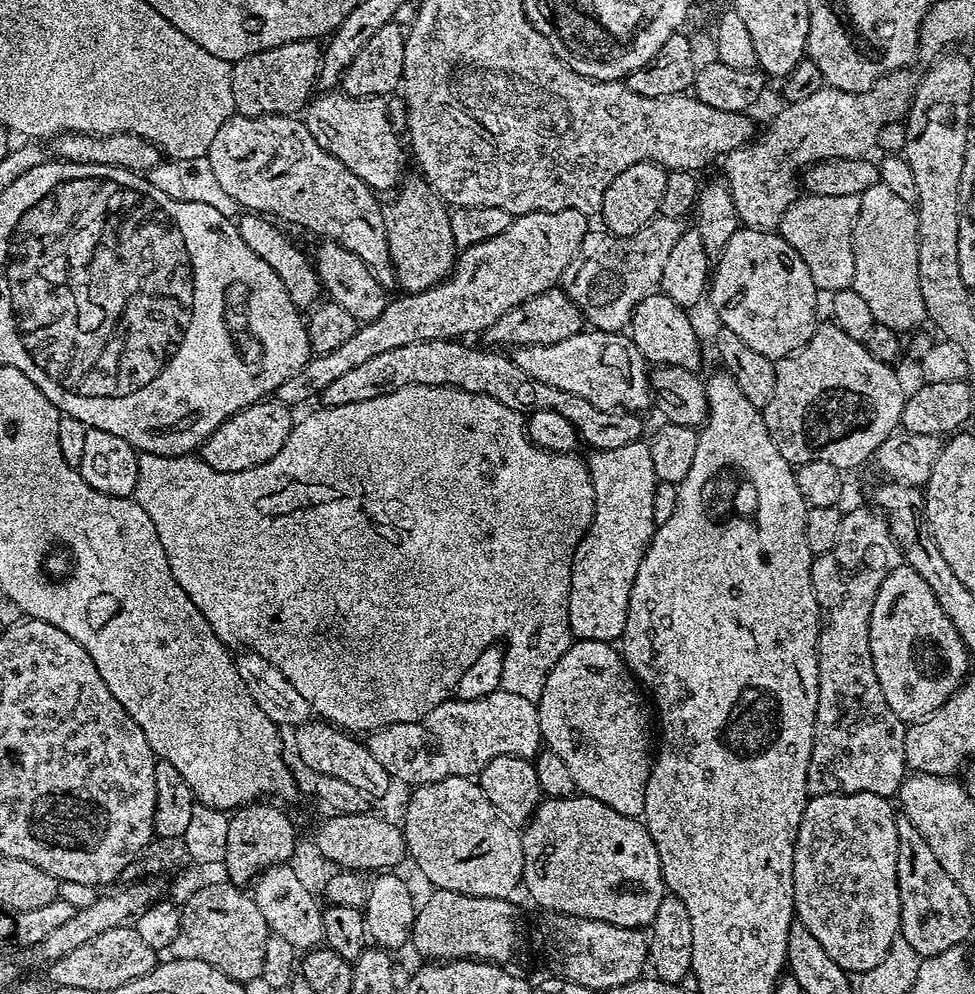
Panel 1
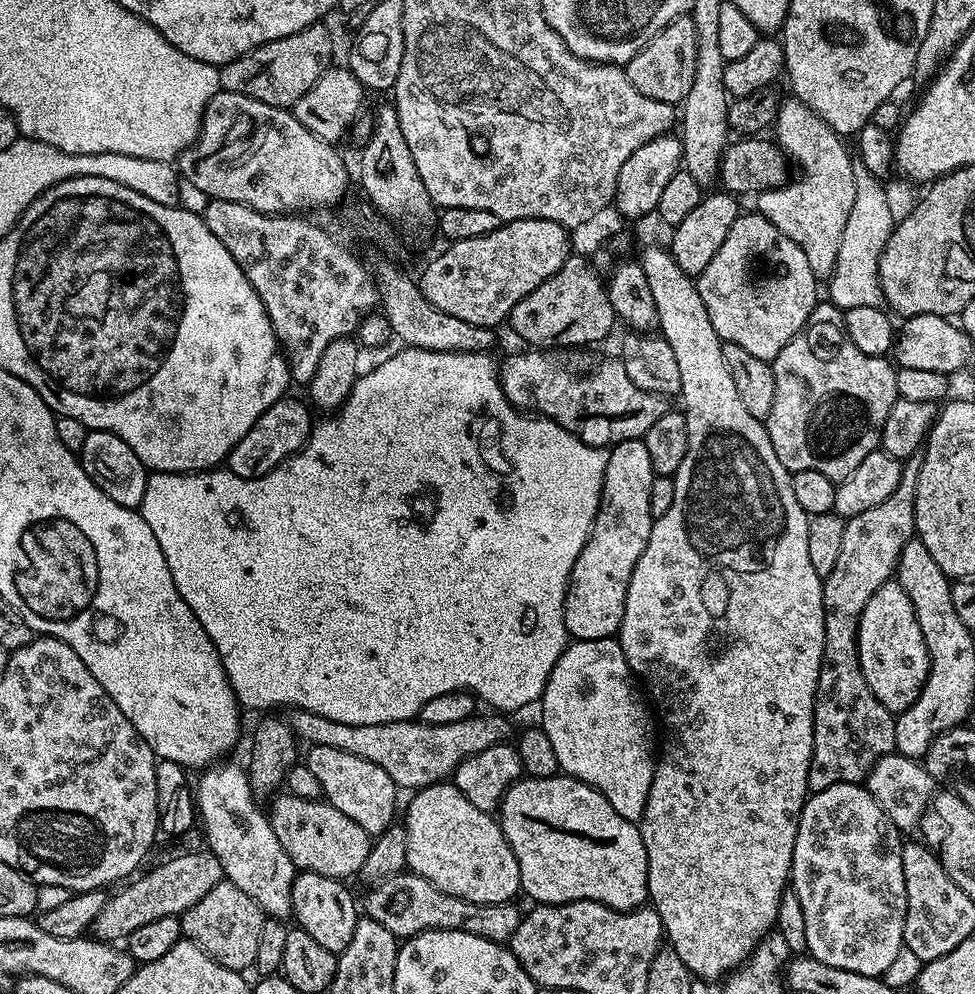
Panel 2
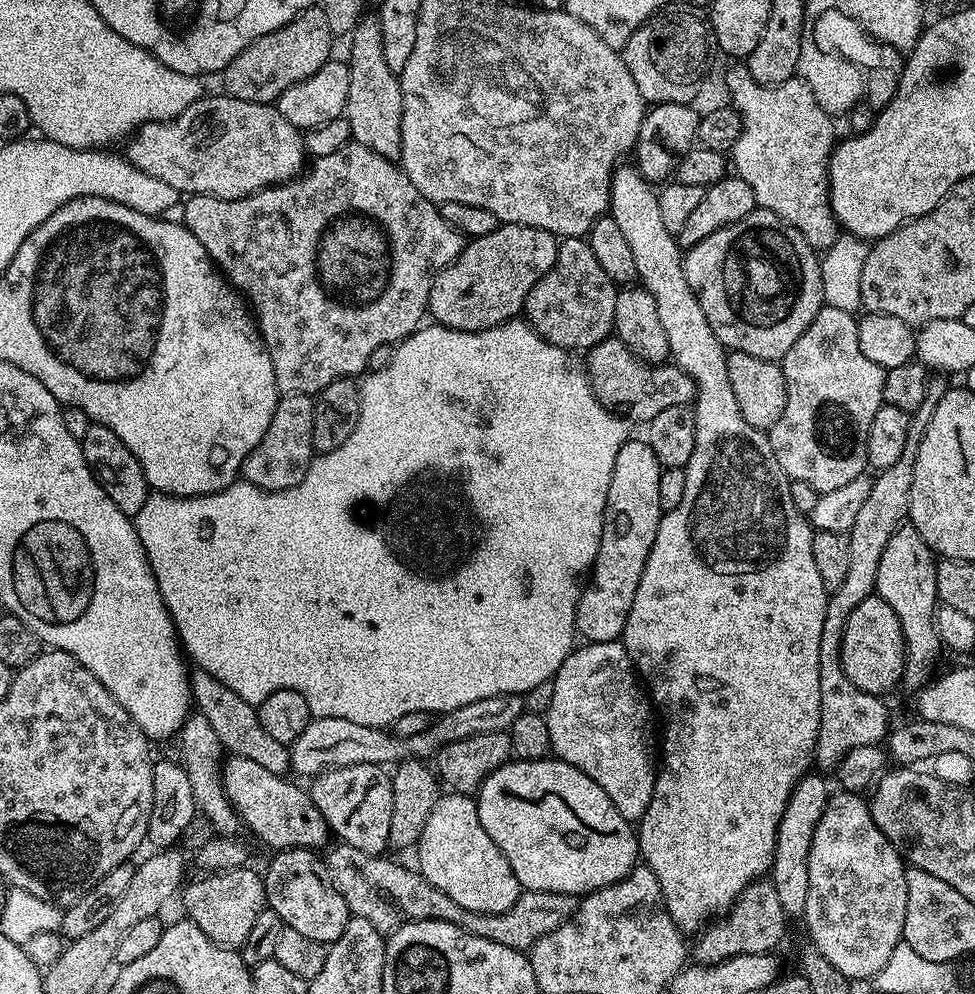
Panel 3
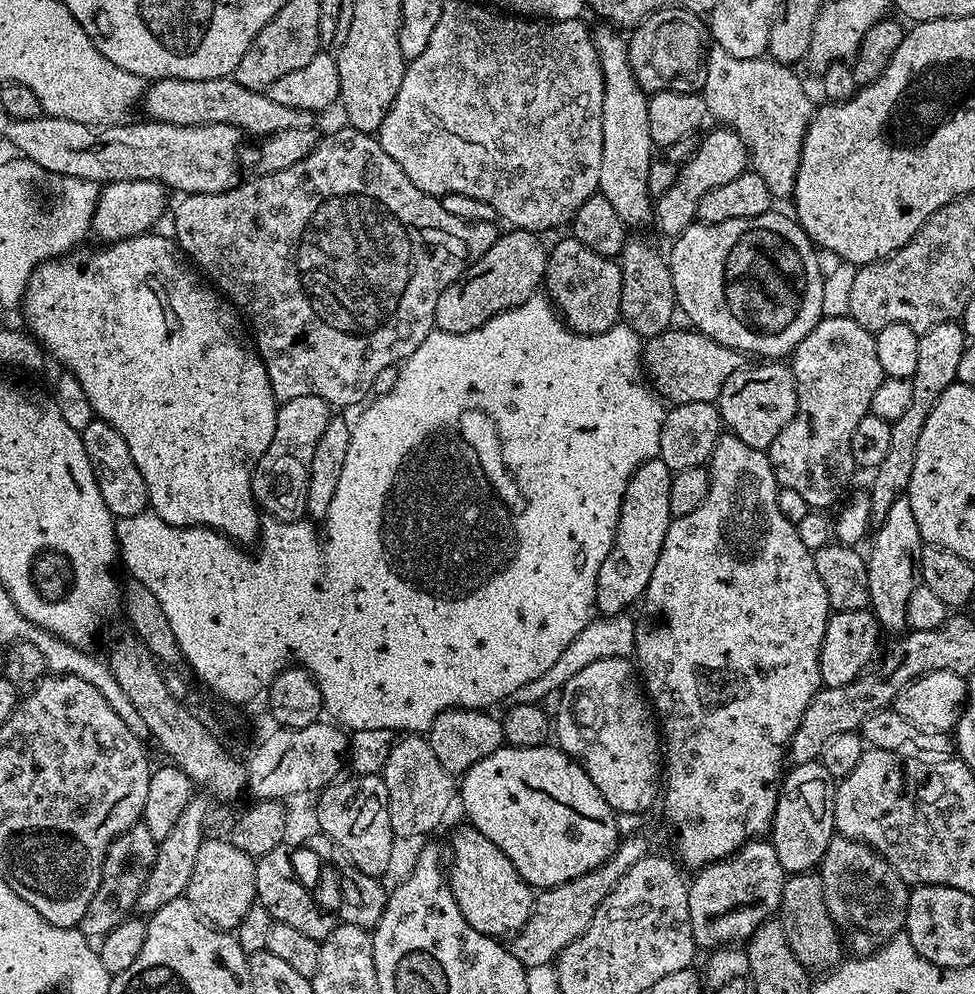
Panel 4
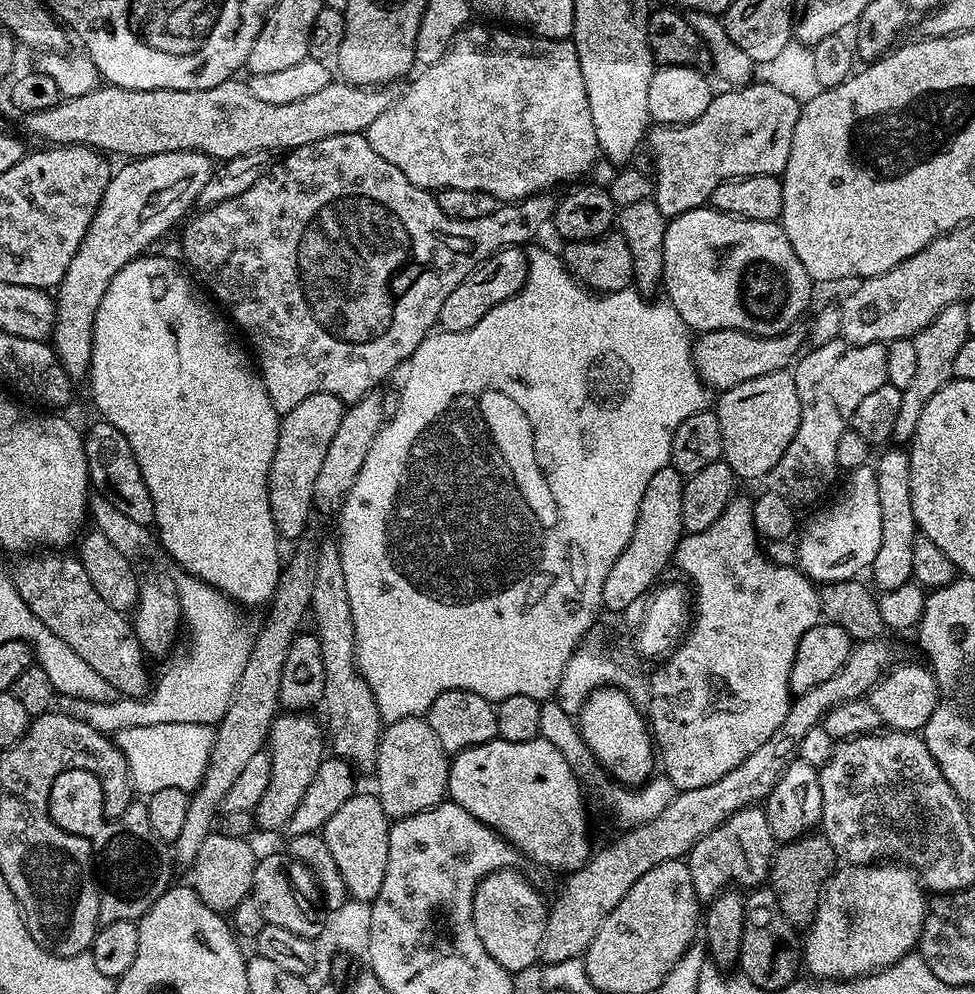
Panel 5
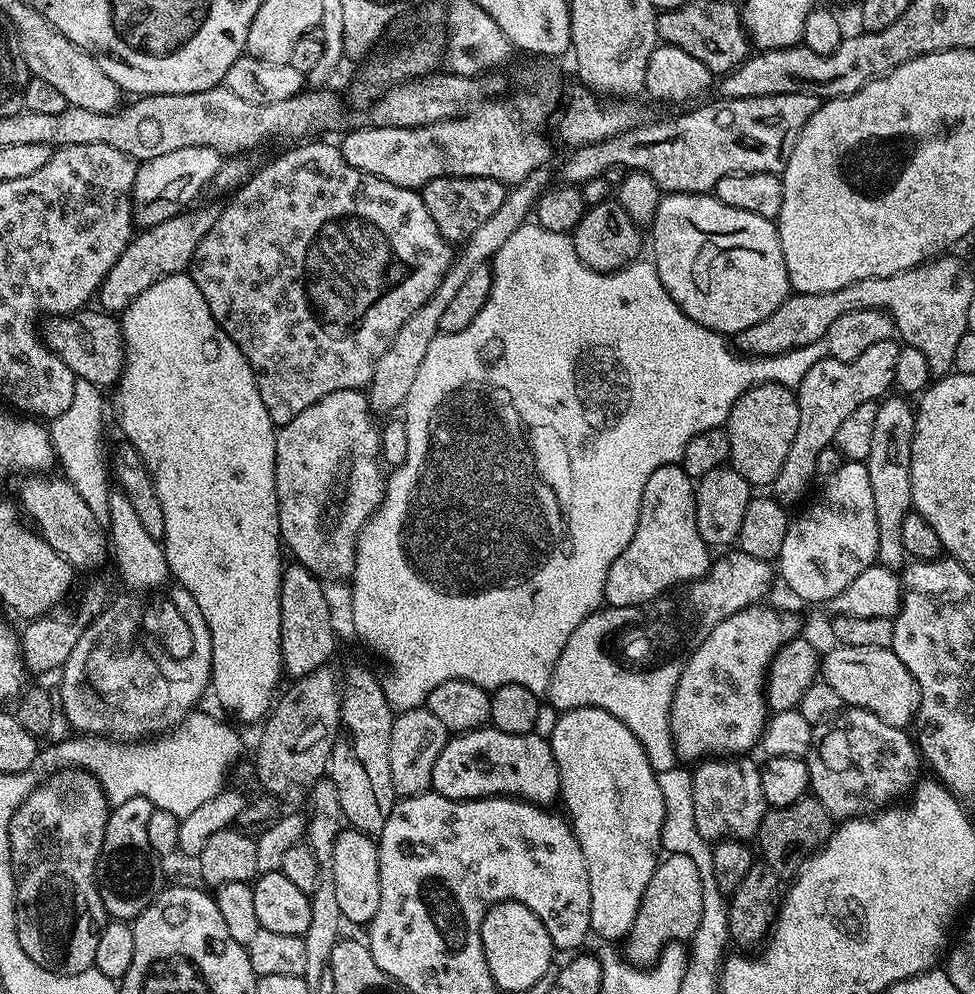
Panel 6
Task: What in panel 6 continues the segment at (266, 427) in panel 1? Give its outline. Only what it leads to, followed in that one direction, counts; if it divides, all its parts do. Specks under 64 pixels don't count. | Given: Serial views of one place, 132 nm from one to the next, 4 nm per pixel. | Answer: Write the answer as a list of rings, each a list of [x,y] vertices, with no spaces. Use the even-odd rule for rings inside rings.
[[[359,388],[354,390],[334,390],[334,394],[326,394],[326,398],[318,398],[314,406],[306,406],[298,418],[290,418],[290,422],[279,425],[276,433],[276,493],[278,494],[278,526],[283,547],[292,551],[295,563],[306,566],[320,579],[347,581],[356,568],[356,540],[364,524],[373,516],[380,503],[384,501],[385,481],[352,480],[348,484],[348,493],[344,496],[344,509],[340,512],[340,521],[333,532],[324,529],[324,511],[328,508],[328,499],[332,496],[332,483],[340,472],[340,467],[347,460],[357,460],[360,464],[368,464],[381,455],[381,425],[376,420],[368,397]]]

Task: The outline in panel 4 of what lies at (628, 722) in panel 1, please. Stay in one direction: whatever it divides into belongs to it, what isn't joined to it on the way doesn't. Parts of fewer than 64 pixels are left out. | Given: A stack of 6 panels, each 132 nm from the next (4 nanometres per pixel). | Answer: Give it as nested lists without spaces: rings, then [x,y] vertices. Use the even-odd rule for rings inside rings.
[[[608,657],[590,663],[566,682],[558,699],[560,705],[556,708],[556,716],[554,712],[554,740],[560,751],[584,767],[586,774],[590,774],[590,782],[598,786],[598,794],[606,798],[613,812],[646,813],[647,808],[662,796],[662,733],[634,671],[633,661],[625,657]]]

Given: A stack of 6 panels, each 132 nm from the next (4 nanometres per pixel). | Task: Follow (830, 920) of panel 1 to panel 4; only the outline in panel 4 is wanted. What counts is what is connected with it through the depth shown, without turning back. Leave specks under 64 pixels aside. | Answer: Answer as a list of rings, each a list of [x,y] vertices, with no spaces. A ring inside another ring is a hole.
[[[839,834],[833,836],[819,862],[818,875],[830,918],[836,924],[843,943],[847,947],[849,944],[853,953],[874,952],[890,938],[904,932],[910,885],[869,844]]]

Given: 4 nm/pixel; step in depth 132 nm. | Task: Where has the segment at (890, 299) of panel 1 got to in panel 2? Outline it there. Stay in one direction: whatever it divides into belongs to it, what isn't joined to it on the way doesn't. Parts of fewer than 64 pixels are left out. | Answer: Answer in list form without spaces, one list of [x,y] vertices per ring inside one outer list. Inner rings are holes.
[[[854,163],[854,206],[850,210],[850,218],[846,218],[846,230],[842,230],[842,246],[838,246],[838,262],[834,262],[834,270],[826,281],[827,299],[843,310],[854,306],[881,307],[884,295],[880,289],[878,278],[878,262],[882,258],[882,250],[890,238],[892,229],[898,220],[892,217],[892,204],[888,201],[888,192],[881,181],[862,163]]]

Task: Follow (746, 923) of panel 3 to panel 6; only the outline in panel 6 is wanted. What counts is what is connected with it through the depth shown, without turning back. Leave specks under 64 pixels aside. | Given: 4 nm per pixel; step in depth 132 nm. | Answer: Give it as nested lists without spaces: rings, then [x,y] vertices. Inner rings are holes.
[[[705,758],[691,769],[694,824],[704,840],[748,842],[759,837],[762,818],[770,806],[762,794],[761,765],[748,759],[752,758]]]

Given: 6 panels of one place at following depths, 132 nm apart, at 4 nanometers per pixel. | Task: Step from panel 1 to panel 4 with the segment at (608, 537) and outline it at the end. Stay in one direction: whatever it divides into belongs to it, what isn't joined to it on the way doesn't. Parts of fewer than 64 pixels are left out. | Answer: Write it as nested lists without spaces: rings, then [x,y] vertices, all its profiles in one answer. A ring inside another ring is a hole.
[[[657,458],[638,466],[630,478],[622,498],[622,510],[618,514],[616,543],[610,554],[606,554],[606,562],[602,562],[602,570],[598,570],[596,579],[596,610],[601,617],[627,613],[631,604],[643,597],[650,574],[654,574],[662,542],[666,542],[666,530],[674,519],[670,514],[673,475],[666,462]]]

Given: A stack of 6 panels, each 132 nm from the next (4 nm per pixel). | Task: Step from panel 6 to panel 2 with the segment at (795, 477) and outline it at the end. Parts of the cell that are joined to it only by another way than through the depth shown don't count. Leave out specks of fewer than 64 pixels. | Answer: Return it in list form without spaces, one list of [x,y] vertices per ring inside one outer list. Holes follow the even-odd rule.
[[[831,302],[817,303],[801,332],[794,334],[794,338],[790,338],[790,342],[786,342],[786,346],[782,346],[782,350],[770,362],[774,370],[774,406],[770,406],[766,427],[770,434],[770,442],[774,446],[774,454],[778,454],[778,462],[782,462],[782,466],[786,466],[788,472],[818,470],[818,474],[826,474],[826,478],[837,482],[853,474],[868,454],[880,448],[880,435],[882,426],[886,426],[886,414],[890,414],[890,406],[894,406],[894,402],[898,398],[896,395],[896,368],[891,363],[888,365],[888,362],[882,356],[862,354],[862,350],[858,350],[858,346],[854,346],[854,342],[850,342],[844,329],[844,313],[835,304]]]

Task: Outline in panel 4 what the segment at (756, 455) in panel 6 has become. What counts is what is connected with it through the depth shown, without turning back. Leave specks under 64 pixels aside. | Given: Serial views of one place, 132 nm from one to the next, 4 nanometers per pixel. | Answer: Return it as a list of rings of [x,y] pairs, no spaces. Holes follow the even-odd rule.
[[[752,363],[734,370],[734,374],[730,374],[730,378],[726,378],[726,386],[722,386],[722,390],[720,391],[718,407],[723,427],[731,435],[742,438],[742,442],[746,442],[746,446],[767,450],[774,442],[774,438],[778,438],[778,434],[782,434],[782,430],[794,418],[794,414],[796,413],[796,380],[792,377],[791,367],[787,363]]]

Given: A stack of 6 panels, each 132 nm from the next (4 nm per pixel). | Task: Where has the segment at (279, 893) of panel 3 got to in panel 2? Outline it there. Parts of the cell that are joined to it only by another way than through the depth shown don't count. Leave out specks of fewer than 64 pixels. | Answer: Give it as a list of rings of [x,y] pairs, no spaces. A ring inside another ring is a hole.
[[[300,872],[293,882],[290,912],[296,915],[295,923],[310,938],[316,939],[320,945],[326,946],[326,950],[337,954],[344,952],[346,946],[356,933],[358,919],[358,900],[352,897],[349,885],[342,880],[326,878],[326,874],[314,874],[313,872]]]

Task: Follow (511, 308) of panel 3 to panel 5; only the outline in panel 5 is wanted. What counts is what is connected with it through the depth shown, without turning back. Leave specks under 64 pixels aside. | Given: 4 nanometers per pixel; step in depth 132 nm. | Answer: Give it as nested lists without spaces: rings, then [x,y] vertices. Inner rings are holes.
[[[523,247],[498,250],[493,256],[486,258],[486,262],[479,264],[461,284],[454,286],[454,290],[450,290],[450,298],[442,302],[439,327],[446,332],[470,330],[475,324],[482,322],[484,315],[494,306],[518,294],[518,290],[522,290],[526,282],[527,273],[528,258]]]

